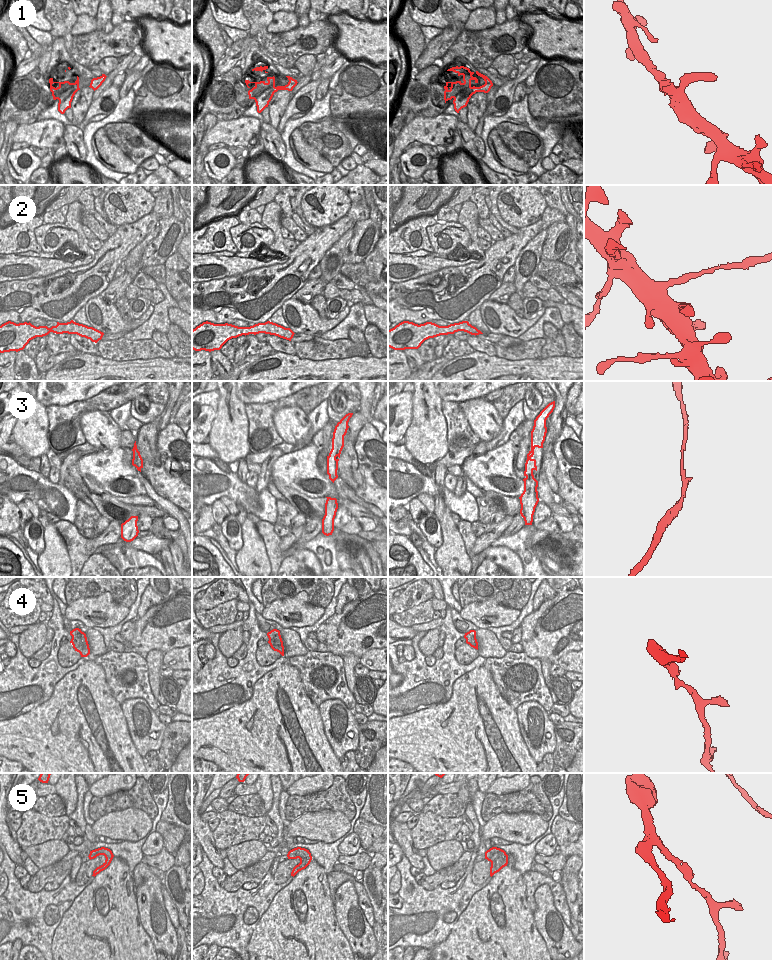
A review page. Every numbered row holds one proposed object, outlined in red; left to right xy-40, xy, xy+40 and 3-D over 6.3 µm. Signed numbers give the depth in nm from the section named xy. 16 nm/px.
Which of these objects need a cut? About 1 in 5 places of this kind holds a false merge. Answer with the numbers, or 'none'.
2, 5.

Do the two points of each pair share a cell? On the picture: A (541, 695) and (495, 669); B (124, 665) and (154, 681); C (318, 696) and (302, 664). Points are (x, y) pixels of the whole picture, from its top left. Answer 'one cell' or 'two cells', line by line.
A: one cell
B: two cells
C: one cell

